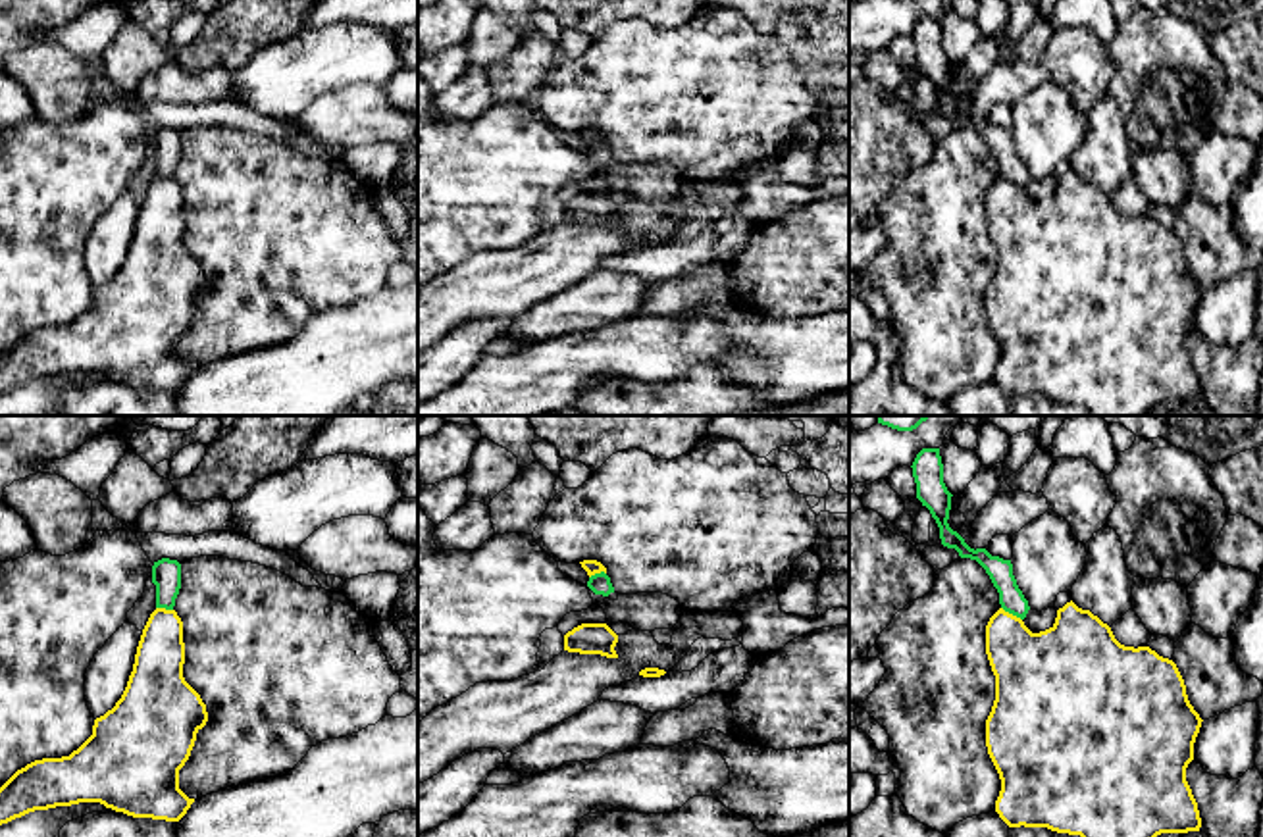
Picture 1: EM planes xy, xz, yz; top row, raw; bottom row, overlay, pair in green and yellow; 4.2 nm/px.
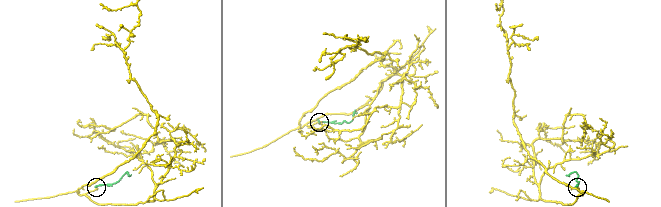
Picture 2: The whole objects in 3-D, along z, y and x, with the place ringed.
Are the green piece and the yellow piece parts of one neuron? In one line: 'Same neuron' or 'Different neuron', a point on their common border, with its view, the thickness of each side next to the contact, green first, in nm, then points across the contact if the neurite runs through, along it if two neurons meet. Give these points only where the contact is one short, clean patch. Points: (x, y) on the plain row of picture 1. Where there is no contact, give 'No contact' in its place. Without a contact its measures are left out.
Different neuron. Touches green at yz (1011, 181). Thickness 110 nm (green) against 300 nm. Boundary: yz (1002, 176), (1021, 189)

